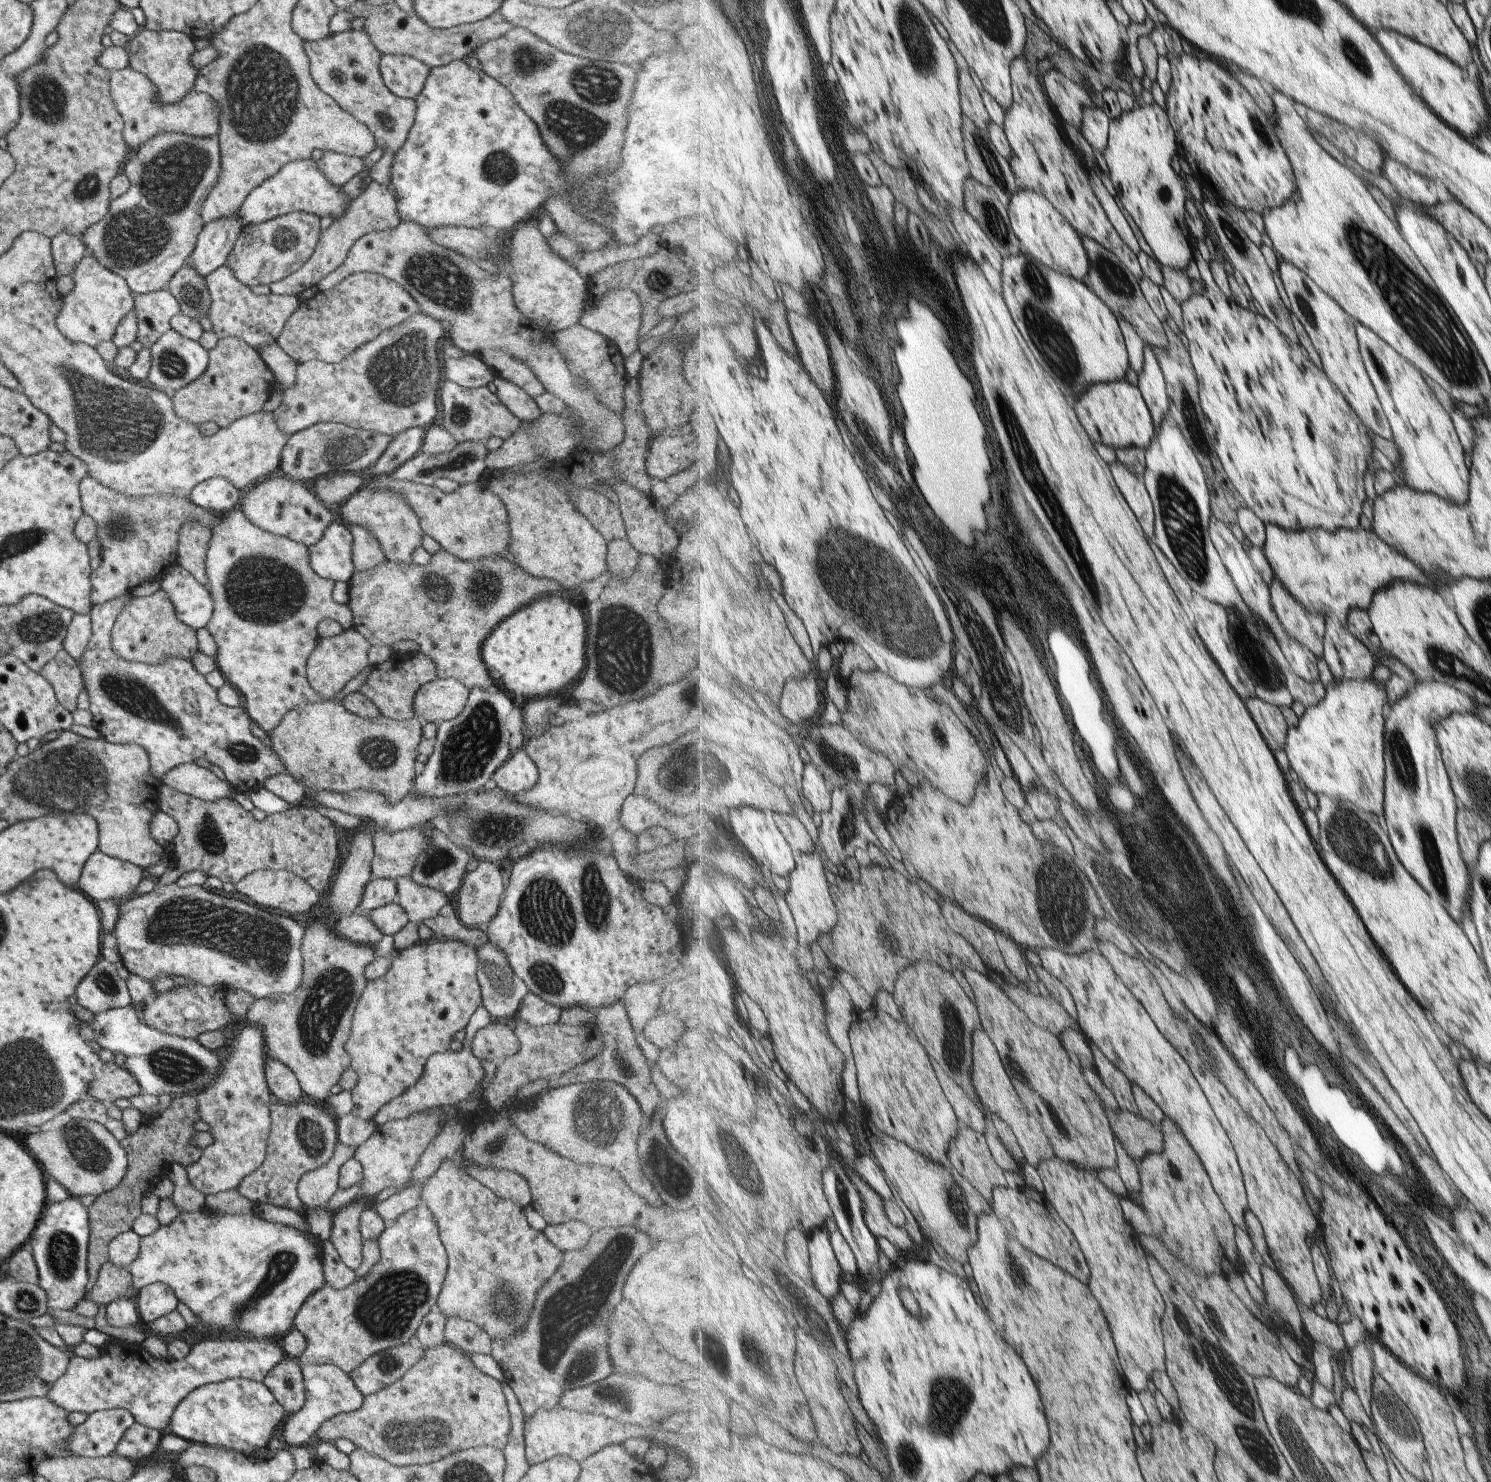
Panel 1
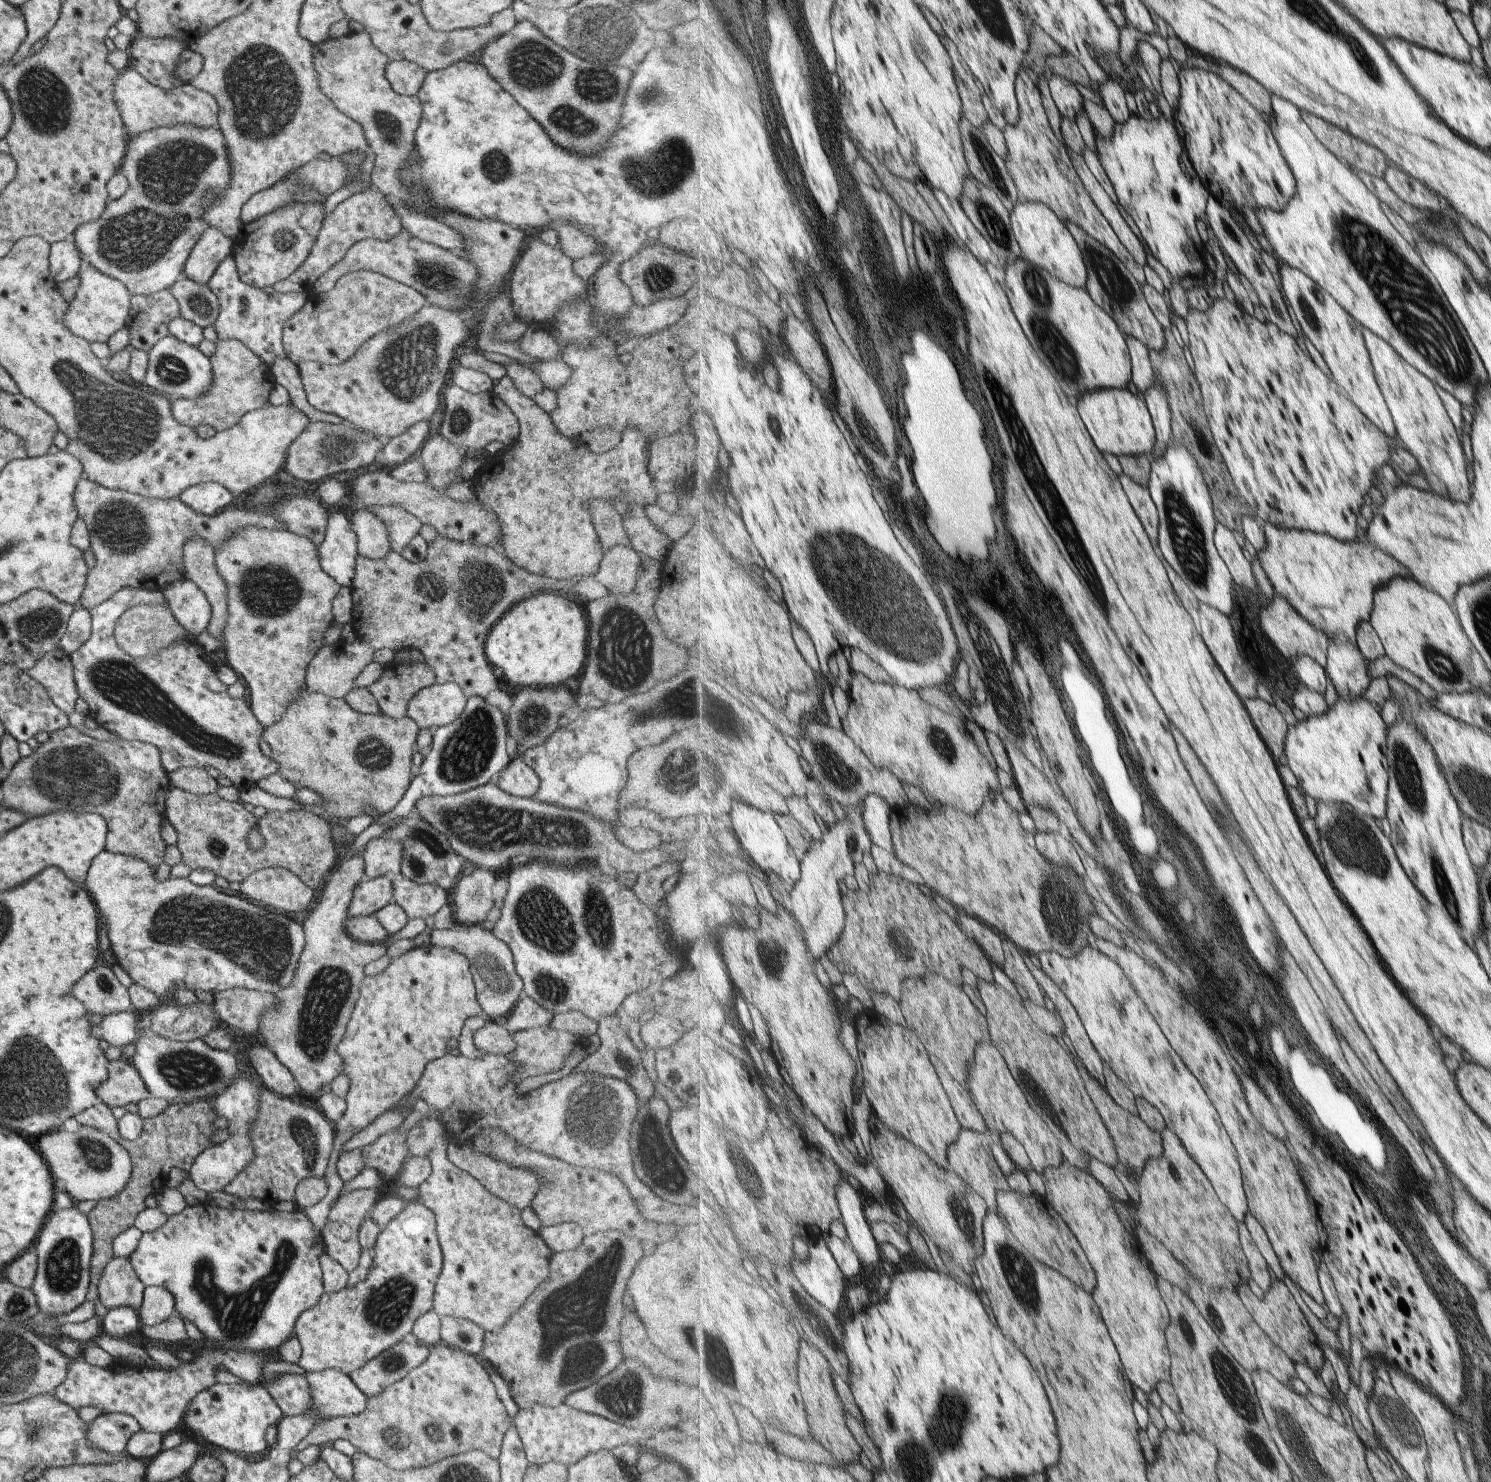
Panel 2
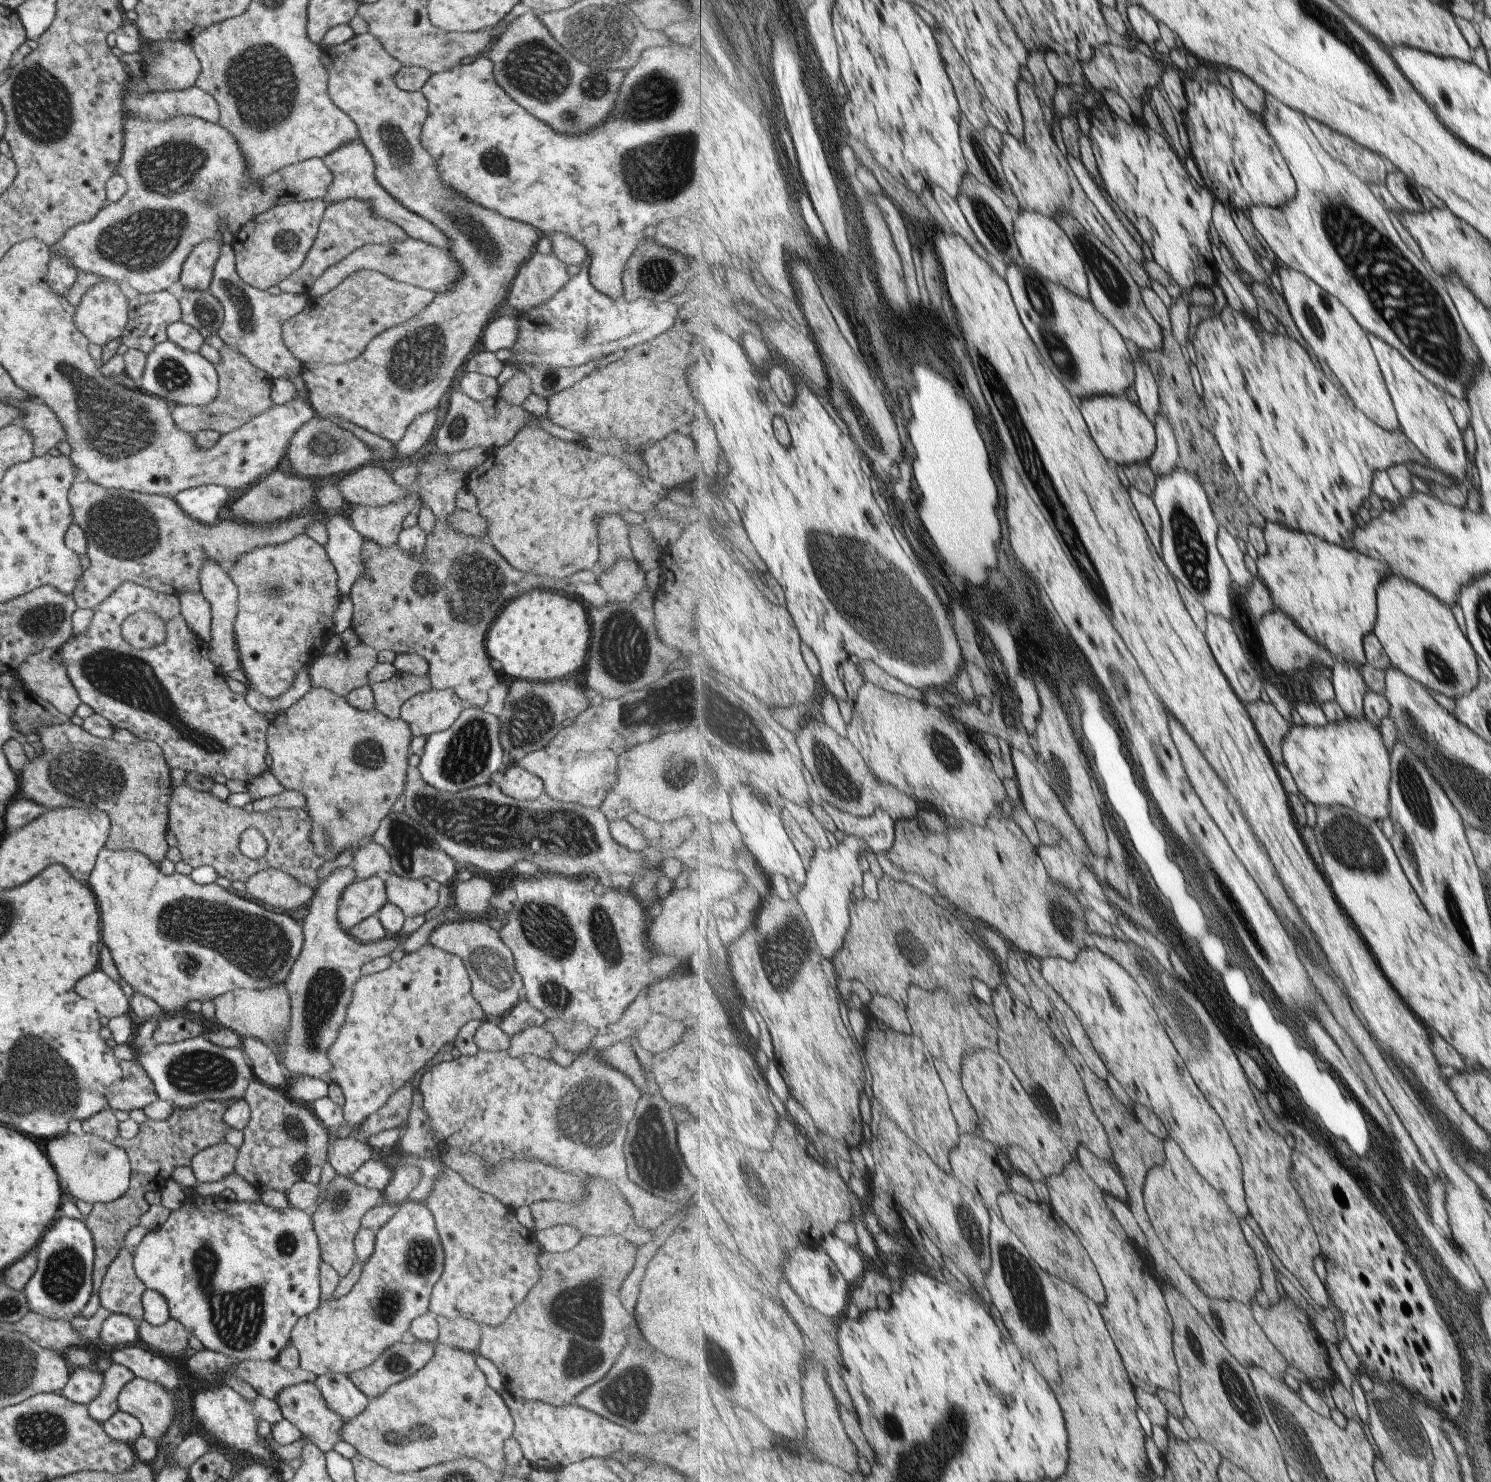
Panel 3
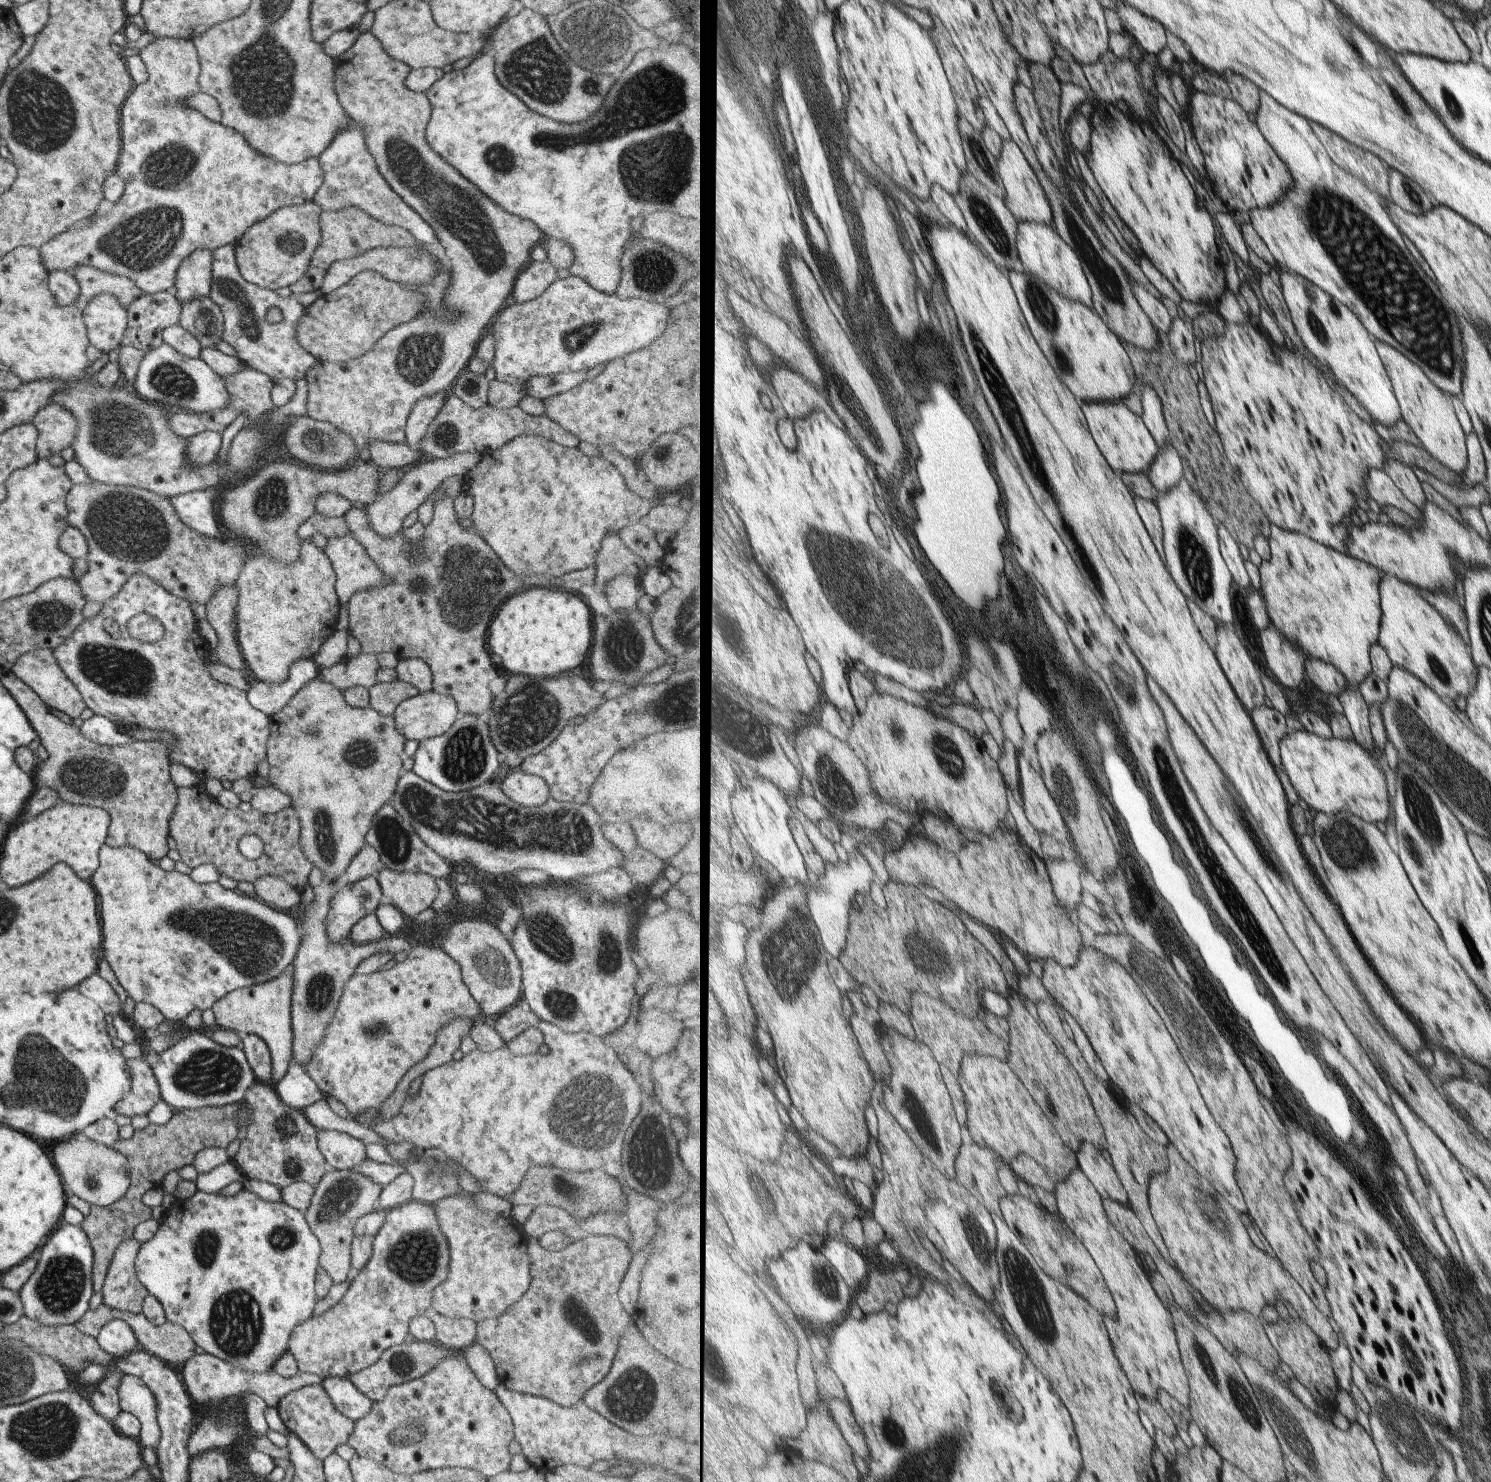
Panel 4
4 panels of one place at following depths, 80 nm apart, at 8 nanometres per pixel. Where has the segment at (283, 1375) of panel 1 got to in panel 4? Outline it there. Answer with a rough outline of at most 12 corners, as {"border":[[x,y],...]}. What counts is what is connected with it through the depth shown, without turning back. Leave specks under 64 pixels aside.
{"border":[[324,1388],[288,1392],[283,1428],[322,1461],[346,1444],[354,1421]]}

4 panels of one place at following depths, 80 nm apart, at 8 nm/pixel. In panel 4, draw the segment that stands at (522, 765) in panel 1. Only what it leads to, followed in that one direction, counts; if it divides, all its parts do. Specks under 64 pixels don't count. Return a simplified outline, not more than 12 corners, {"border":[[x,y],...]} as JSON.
{"border":[[519,768],[502,771],[499,787],[524,807],[550,798],[547,783]]}

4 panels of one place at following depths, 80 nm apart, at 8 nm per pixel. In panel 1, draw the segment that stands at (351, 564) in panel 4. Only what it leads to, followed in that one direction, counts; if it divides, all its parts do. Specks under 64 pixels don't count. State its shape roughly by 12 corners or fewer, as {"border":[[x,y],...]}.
{"border":[[332,520],[308,546],[308,561],[320,576],[349,582],[352,536]]}

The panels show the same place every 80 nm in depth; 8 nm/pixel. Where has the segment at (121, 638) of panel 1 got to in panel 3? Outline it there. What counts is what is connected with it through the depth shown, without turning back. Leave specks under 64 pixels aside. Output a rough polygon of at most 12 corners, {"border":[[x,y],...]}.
{"border":[[149,611],[124,617],[120,633],[134,649],[166,637],[163,621]]}

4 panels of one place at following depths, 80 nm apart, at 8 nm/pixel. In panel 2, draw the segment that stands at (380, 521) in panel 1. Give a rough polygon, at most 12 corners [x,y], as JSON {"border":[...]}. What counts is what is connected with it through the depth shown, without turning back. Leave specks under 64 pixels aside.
{"border":[[365,507],[388,530],[398,552],[418,532],[419,519],[398,507]]}

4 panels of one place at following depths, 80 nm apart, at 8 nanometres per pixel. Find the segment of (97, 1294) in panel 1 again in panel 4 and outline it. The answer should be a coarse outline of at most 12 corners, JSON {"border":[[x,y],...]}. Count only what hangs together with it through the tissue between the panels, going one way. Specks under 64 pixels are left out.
{"border":[[140,1244],[115,1249],[100,1290],[105,1306],[141,1313]]}

